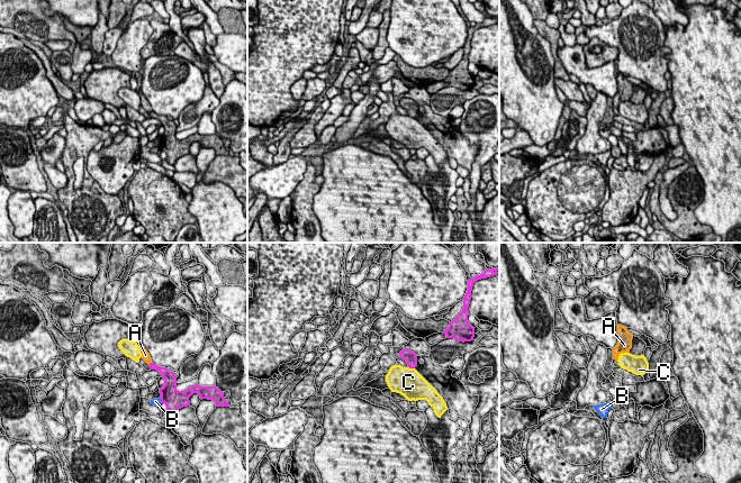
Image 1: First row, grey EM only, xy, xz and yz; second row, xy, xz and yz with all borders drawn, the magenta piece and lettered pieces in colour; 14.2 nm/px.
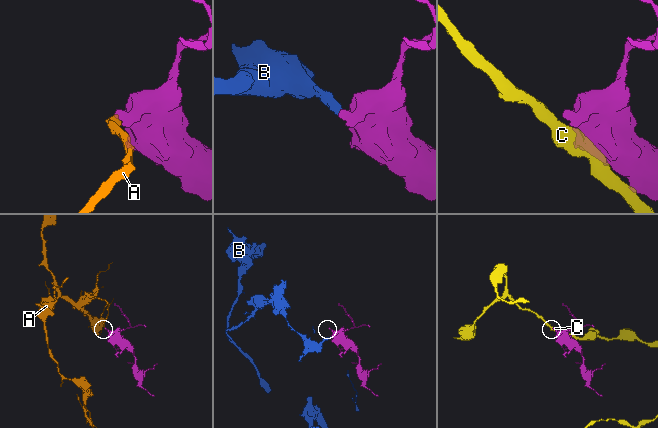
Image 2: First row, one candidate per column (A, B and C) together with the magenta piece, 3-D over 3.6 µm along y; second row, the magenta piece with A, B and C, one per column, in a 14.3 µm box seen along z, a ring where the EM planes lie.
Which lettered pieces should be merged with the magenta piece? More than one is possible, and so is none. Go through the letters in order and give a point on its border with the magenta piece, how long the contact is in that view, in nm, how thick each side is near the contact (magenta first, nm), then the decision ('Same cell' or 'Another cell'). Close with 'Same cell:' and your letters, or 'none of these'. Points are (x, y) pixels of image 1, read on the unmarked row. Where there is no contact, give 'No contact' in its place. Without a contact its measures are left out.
A: Touches magenta at xy (151, 111). Shared border 70 nm. Thickness 130 nm (magenta) against 120 nm. Same cell
B: Touches magenta at xy (161, 148). Shared border 70 nm. Thickness 280 nm (magenta) against 100 nm. Another cell
C: Touches magenta at xz (412, 116). Shared border 100 nm. Thickness 170 nm (magenta) against 400 nm. Another cell
Same cell: A

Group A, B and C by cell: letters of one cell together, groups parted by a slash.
A / B / C

